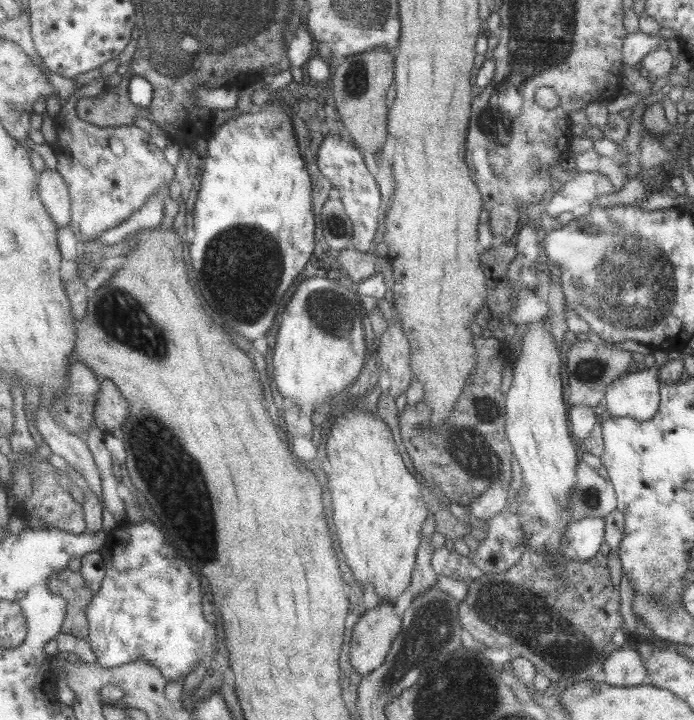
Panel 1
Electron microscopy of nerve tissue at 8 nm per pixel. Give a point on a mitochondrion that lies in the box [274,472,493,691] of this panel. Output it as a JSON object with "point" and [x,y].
{"point":[424,628]}

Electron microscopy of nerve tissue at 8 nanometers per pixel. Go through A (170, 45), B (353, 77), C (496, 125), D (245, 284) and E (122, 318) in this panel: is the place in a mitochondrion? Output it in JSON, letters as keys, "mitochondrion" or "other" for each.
{"A":"mitochondrion","B":"mitochondrion","C":"mitochondrion","D":"mitochondrion","E":"mitochondrion"}

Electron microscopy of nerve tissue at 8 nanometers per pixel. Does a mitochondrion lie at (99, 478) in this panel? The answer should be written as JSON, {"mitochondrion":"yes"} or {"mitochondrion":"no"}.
{"mitochondrion":"no"}

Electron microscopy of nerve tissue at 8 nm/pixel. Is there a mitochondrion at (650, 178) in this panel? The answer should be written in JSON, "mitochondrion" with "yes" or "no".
{"mitochondrion":"no"}

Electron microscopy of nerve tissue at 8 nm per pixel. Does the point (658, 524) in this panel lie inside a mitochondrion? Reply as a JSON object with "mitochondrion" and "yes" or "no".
{"mitochondrion":"yes"}

